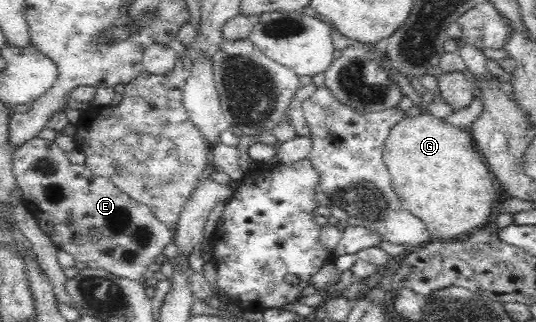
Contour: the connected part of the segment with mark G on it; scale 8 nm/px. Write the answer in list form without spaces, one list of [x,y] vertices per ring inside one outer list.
[[[429,112],[406,116],[390,128],[382,159],[390,174],[391,185],[402,202],[402,208],[423,223],[431,239],[461,240],[475,229],[492,225],[496,204],[501,199],[500,189],[486,161],[481,162],[475,149],[469,130],[455,127]]]

